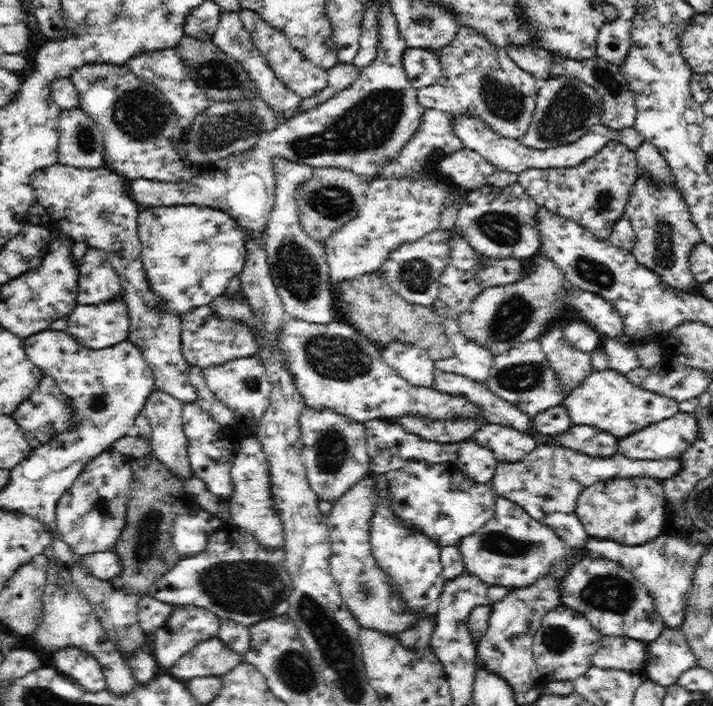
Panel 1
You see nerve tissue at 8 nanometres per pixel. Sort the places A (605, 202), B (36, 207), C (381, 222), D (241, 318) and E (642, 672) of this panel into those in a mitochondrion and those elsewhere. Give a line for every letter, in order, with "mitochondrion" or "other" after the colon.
A: mitochondrion
B: other
C: other
D: other
E: other

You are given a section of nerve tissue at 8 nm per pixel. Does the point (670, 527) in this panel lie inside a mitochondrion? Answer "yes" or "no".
no

